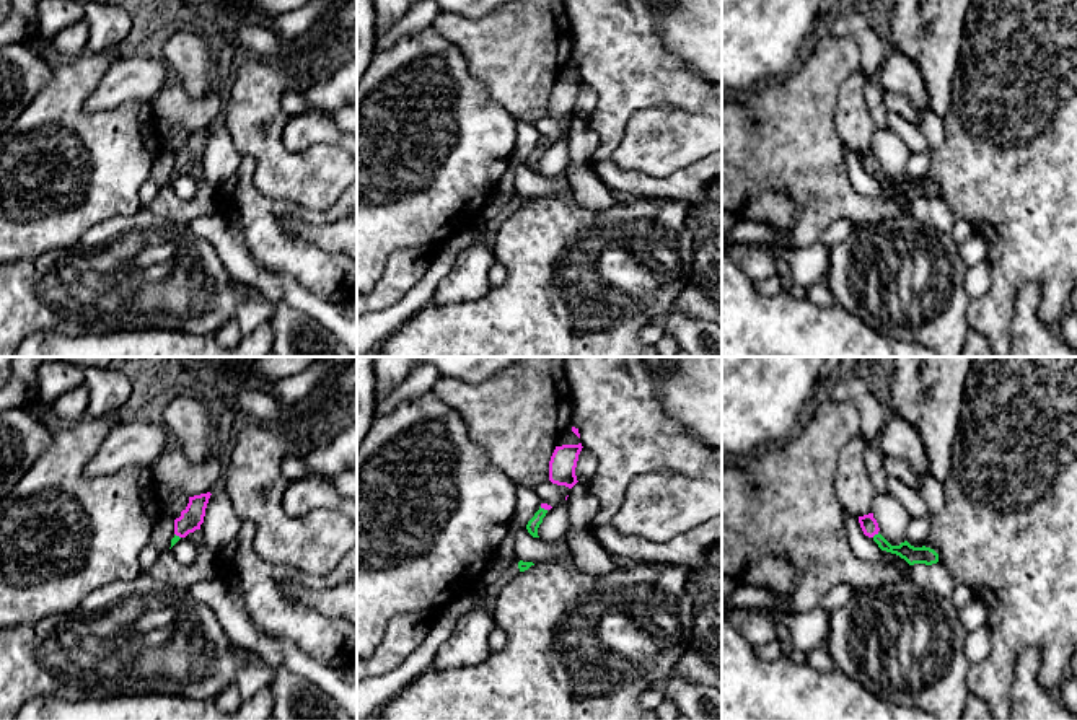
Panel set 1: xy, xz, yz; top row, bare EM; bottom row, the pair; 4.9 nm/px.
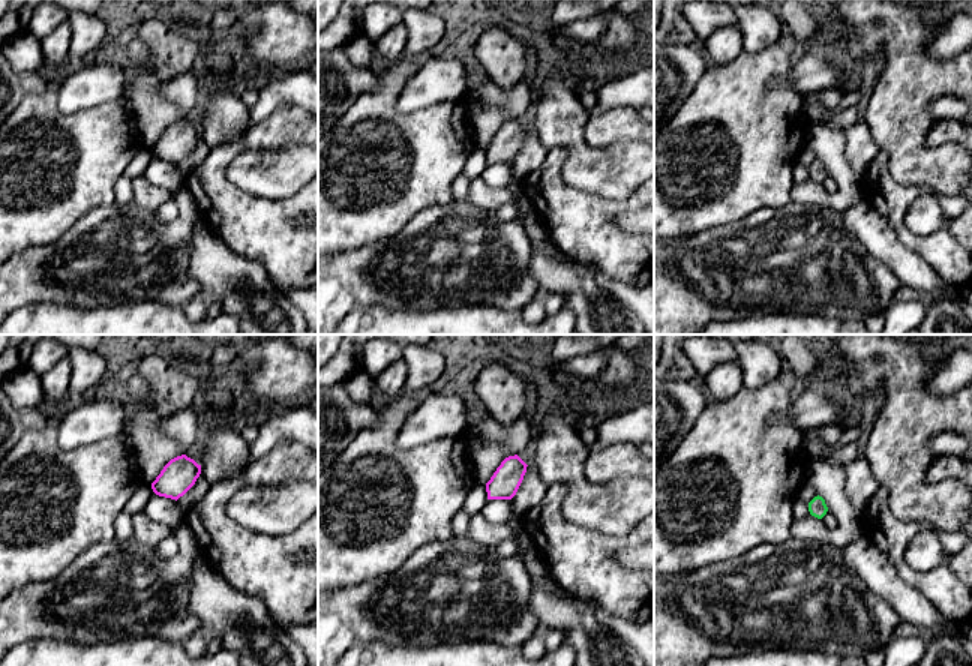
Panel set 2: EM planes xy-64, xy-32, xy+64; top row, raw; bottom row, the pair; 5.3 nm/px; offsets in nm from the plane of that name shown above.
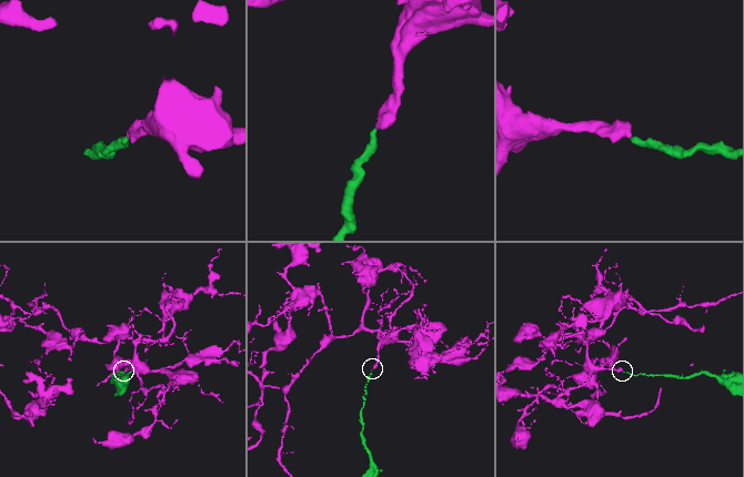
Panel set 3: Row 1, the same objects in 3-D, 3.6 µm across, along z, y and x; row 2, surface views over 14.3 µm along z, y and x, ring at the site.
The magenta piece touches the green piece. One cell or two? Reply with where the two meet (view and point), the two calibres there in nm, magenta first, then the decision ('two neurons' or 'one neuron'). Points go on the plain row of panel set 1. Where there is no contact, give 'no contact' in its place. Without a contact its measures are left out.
meets magenta in yz at (875, 168); 90 nm thick on the magenta side, 90 nm on the other; one neuron

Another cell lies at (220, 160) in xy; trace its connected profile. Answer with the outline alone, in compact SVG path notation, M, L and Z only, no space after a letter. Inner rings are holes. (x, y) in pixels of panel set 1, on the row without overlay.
M225 127L212 129L199 165L200 174L210 186L217 187L238 169L241 158L228 130Z

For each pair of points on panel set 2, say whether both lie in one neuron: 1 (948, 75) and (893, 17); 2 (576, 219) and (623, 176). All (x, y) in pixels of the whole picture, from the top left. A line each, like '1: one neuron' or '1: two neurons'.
1: one neuron
2: two neurons

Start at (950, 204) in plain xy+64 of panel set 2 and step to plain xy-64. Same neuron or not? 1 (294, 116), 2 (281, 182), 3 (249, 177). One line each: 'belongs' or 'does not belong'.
1: belongs
2: does not belong
3: does not belong

